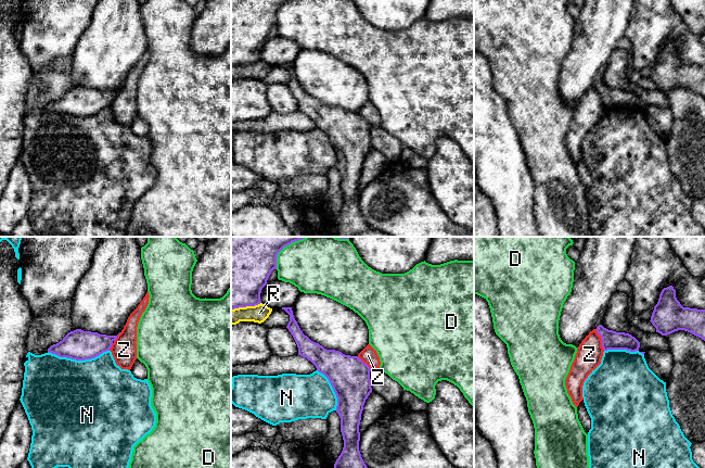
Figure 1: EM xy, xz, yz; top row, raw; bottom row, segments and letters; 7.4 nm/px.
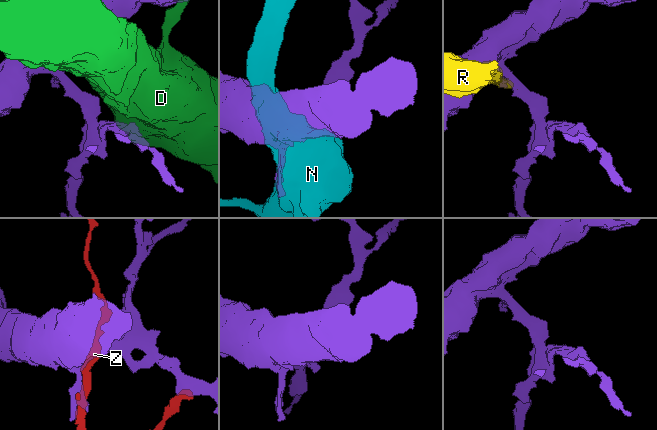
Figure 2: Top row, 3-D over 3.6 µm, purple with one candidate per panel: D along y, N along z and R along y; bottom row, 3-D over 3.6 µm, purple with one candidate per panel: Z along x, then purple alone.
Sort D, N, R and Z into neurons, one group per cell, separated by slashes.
D / N / R / Z

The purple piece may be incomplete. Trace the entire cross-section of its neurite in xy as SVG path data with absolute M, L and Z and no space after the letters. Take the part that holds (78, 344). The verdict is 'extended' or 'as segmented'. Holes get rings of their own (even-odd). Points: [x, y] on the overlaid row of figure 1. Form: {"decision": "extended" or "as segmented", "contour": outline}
{"decision": "as segmented", "contour": "M76 329L68 332L59 343L51 345L48 352L76 361L91 359L110 351L116 338L117 336Z"}

